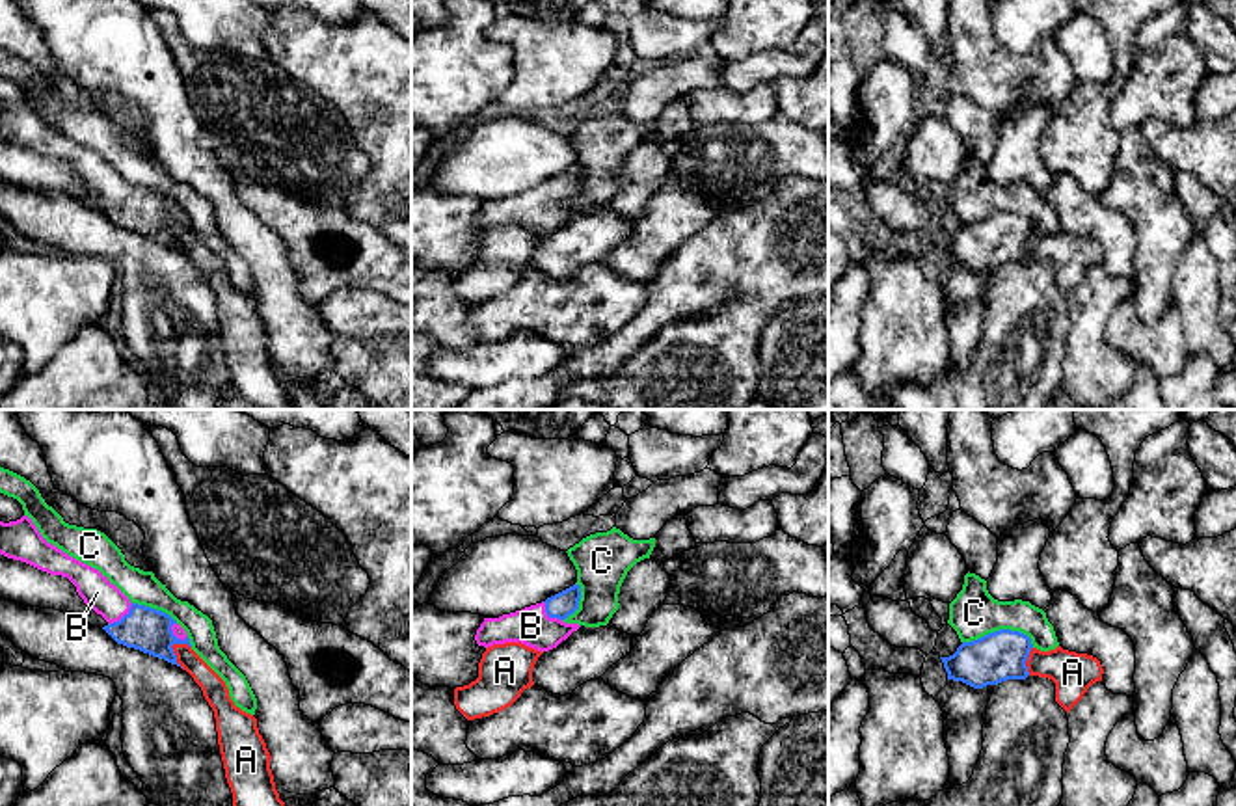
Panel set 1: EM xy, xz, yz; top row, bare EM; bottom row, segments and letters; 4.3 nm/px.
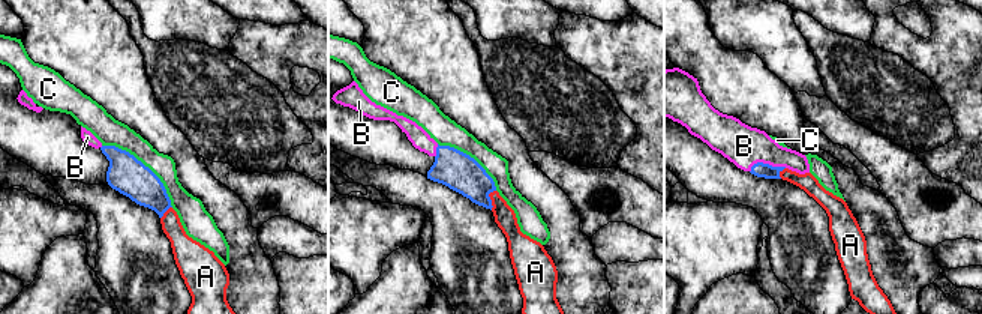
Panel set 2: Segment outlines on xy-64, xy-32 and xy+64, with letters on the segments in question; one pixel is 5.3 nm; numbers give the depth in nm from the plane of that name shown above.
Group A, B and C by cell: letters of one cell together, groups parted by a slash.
A / B / C

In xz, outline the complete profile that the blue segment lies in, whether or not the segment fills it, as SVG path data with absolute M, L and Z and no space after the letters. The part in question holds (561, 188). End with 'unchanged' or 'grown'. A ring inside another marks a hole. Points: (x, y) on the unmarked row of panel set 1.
M573 168L542 186L499 201L484 201L477 212L475 223L484 231L521 225L538 235L549 235L581 210L579 207L564 205L579 192L579 182L581 169Z; grown

